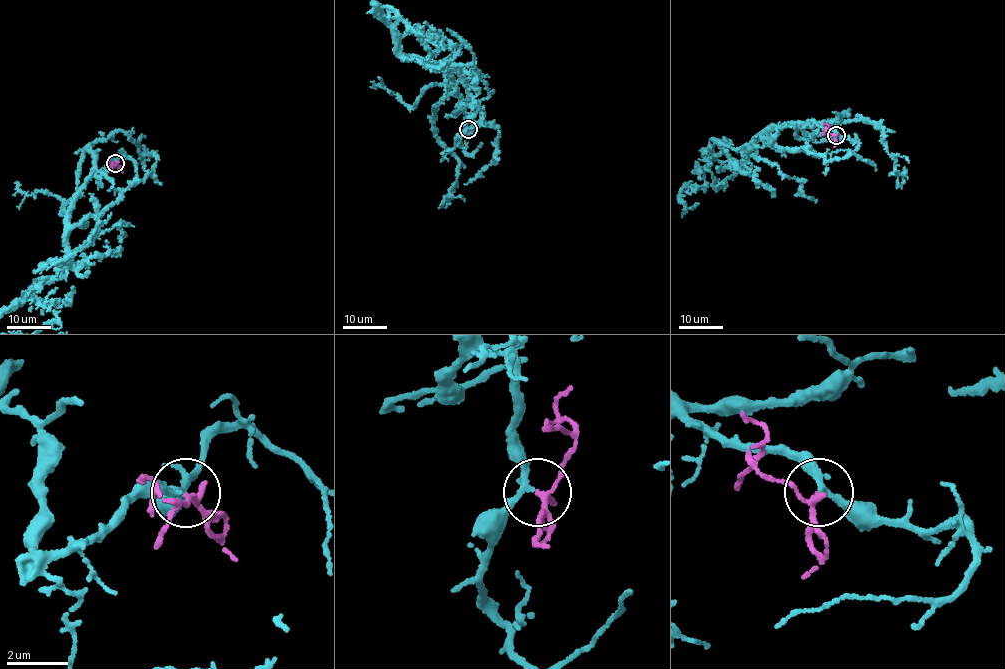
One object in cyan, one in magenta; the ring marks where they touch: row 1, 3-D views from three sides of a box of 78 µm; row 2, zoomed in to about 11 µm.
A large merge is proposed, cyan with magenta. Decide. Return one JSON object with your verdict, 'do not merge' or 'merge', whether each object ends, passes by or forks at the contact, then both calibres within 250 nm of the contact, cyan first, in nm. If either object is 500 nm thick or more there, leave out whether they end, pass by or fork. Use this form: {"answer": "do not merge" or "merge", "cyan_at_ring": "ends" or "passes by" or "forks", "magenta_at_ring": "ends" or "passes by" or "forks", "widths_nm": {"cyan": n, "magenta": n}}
{"answer": "merge", "cyan_at_ring": "passes by", "magenta_at_ring": "passes by", "widths_nm": {"cyan": 200, "magenta": 160}}

